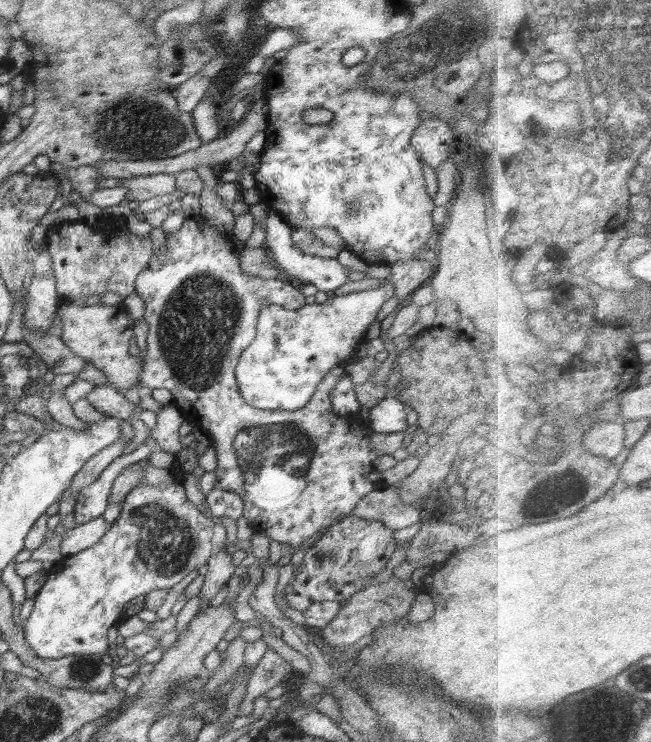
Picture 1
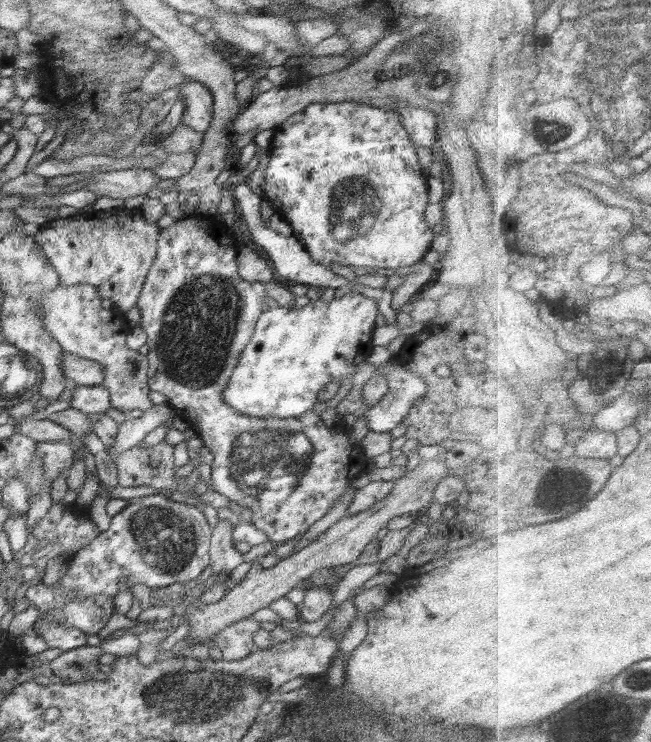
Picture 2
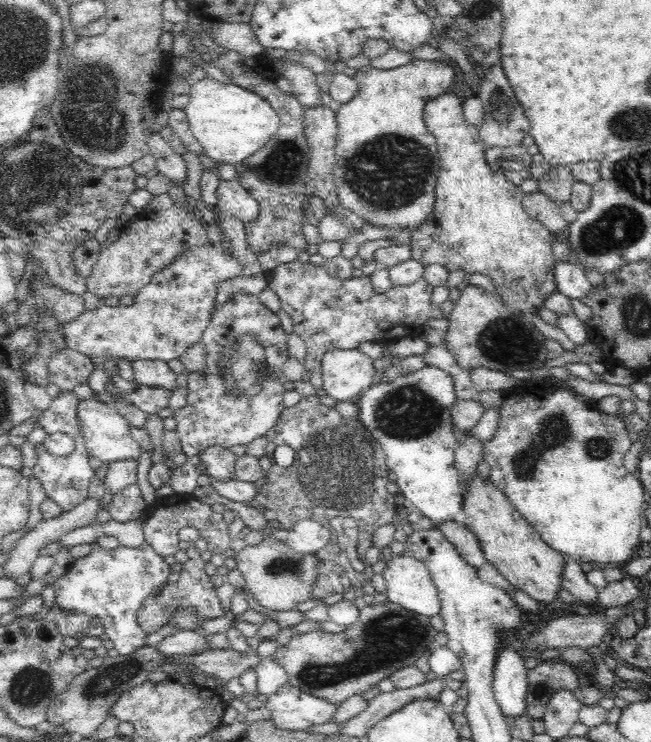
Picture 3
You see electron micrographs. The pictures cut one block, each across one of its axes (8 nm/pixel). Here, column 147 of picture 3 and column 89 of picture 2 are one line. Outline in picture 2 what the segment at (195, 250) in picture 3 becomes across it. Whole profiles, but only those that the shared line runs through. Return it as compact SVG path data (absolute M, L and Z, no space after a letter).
M58 284L50 294L46 294L36 303L42 309L45 330L58 342L63 351L102 364L104 381L101 385L111 392L109 397L112 408L126 413L136 408L150 410L155 404L148 397L148 357L128 348L126 337L131 328L127 324L116 323L120 318L116 318L111 309L104 309L100 305L101 300L102 296L94 286Z

